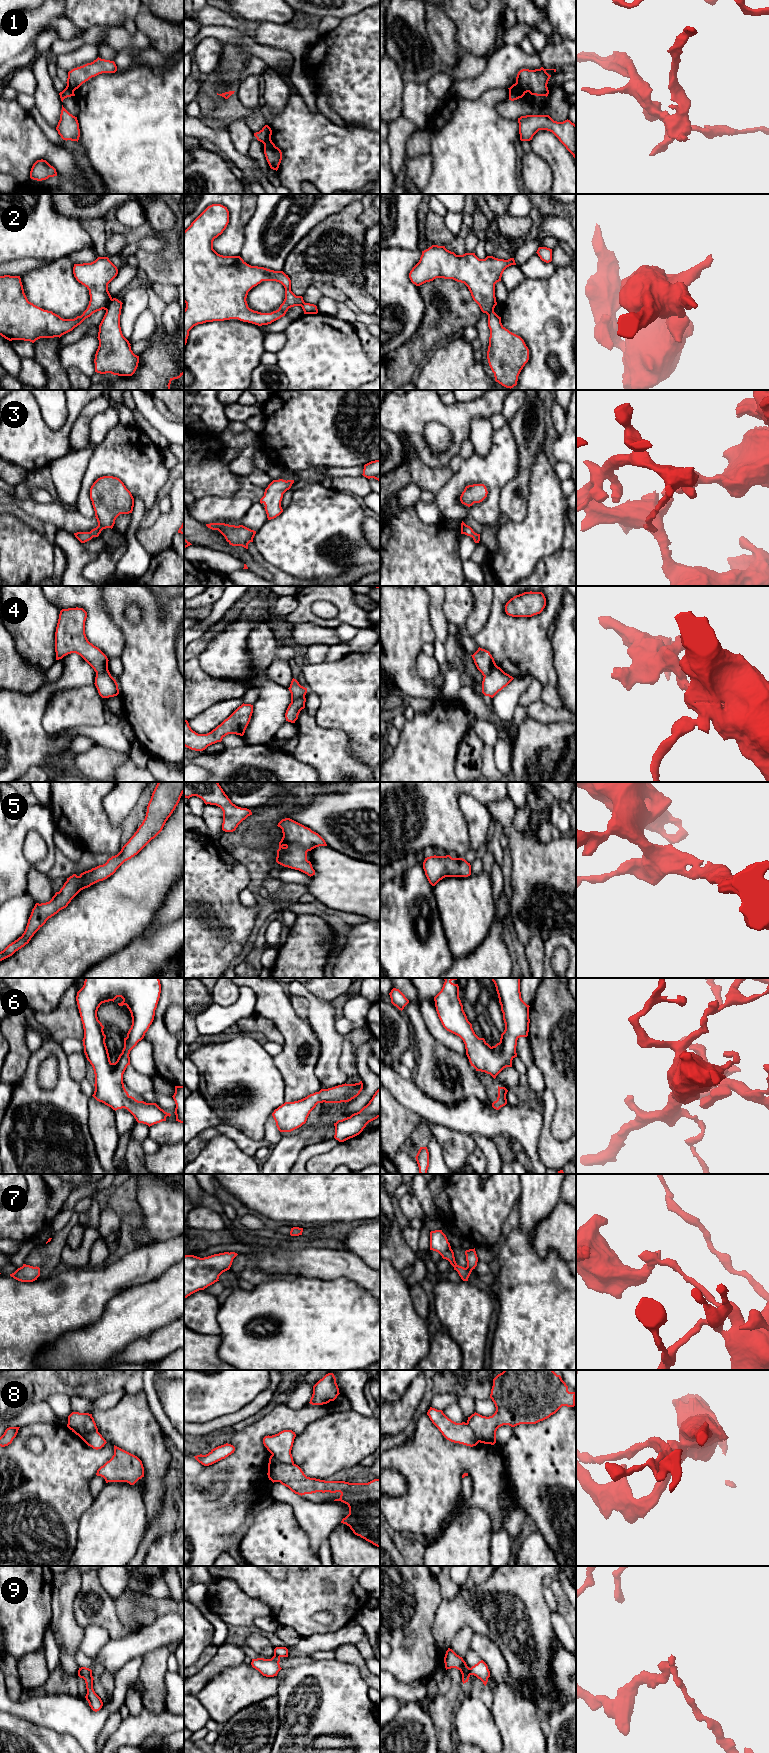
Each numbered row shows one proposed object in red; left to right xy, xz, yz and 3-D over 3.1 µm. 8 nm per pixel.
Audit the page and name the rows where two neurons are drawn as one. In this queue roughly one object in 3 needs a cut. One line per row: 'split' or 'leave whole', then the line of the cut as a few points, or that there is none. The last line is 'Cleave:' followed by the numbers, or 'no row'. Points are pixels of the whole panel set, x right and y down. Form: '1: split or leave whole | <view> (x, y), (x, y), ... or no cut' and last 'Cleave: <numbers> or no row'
1: split | yz (516, 82), (526, 92)
2: split | xy (112, 299), (106, 310)
3: leave whole | no cut
4: split | xz (304, 695), (291, 701)
5: leave whole | no cut
6: leave whole | no cut
7: leave whole | no cut
8: split | xz (272, 1454), (280, 1461), (293, 1463)
9: split | yz (469, 1668), (470, 1674)
Cleave: 1, 2, 4, 8, 9

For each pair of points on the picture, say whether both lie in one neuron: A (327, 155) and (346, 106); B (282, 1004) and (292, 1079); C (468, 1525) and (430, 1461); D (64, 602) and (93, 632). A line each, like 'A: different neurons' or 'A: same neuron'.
A: different neurons
B: same neuron
C: different neurons
D: same neuron

